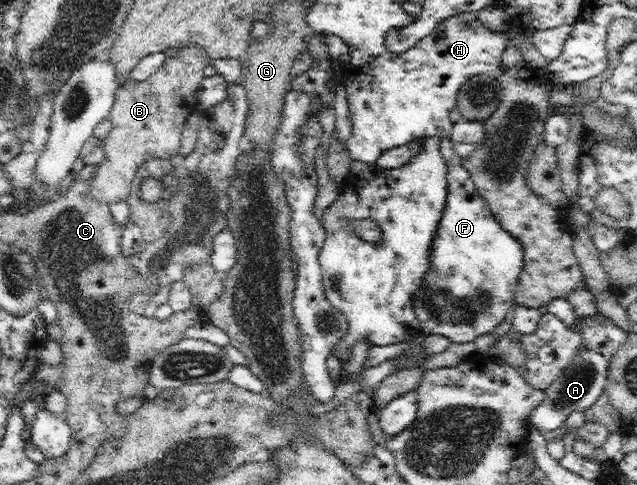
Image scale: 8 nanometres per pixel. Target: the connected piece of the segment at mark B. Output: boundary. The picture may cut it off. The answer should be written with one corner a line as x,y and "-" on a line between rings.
187,45
178,49
174,57
167,57
163,66
154,72
147,80
141,82
133,79
127,80
116,90
114,103
108,117
112,123
110,134
102,142
104,145
104,160
99,164
93,180
89,181
90,192
100,204
109,206
129,198
131,182
139,167
152,159
170,160
179,154
181,138
187,116
198,110
198,100
191,100
196,96
197,88
205,76
203,72
211,65
212,58
205,53
205,49
197,45

